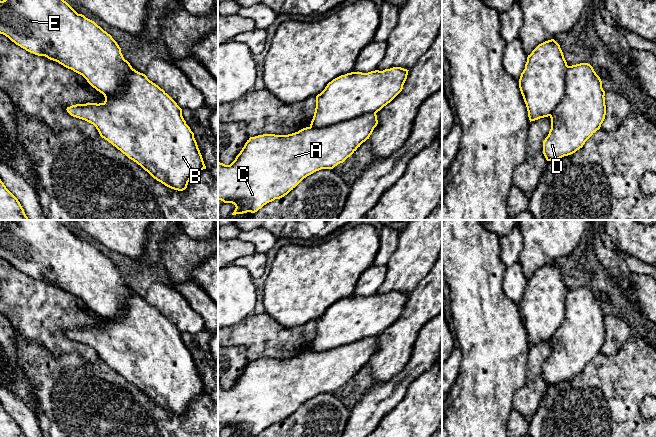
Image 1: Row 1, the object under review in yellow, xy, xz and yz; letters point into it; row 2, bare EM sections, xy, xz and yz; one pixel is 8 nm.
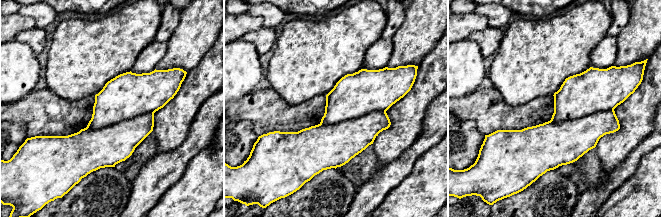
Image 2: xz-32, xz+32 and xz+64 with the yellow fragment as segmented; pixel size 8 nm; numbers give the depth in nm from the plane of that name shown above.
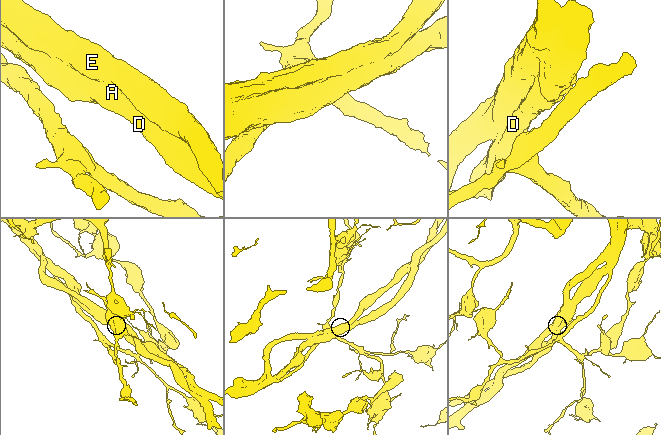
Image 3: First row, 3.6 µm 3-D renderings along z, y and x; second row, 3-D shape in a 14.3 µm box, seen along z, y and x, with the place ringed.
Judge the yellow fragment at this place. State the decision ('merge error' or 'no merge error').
merge error

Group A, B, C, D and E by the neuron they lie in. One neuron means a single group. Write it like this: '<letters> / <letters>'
A B C D / E

